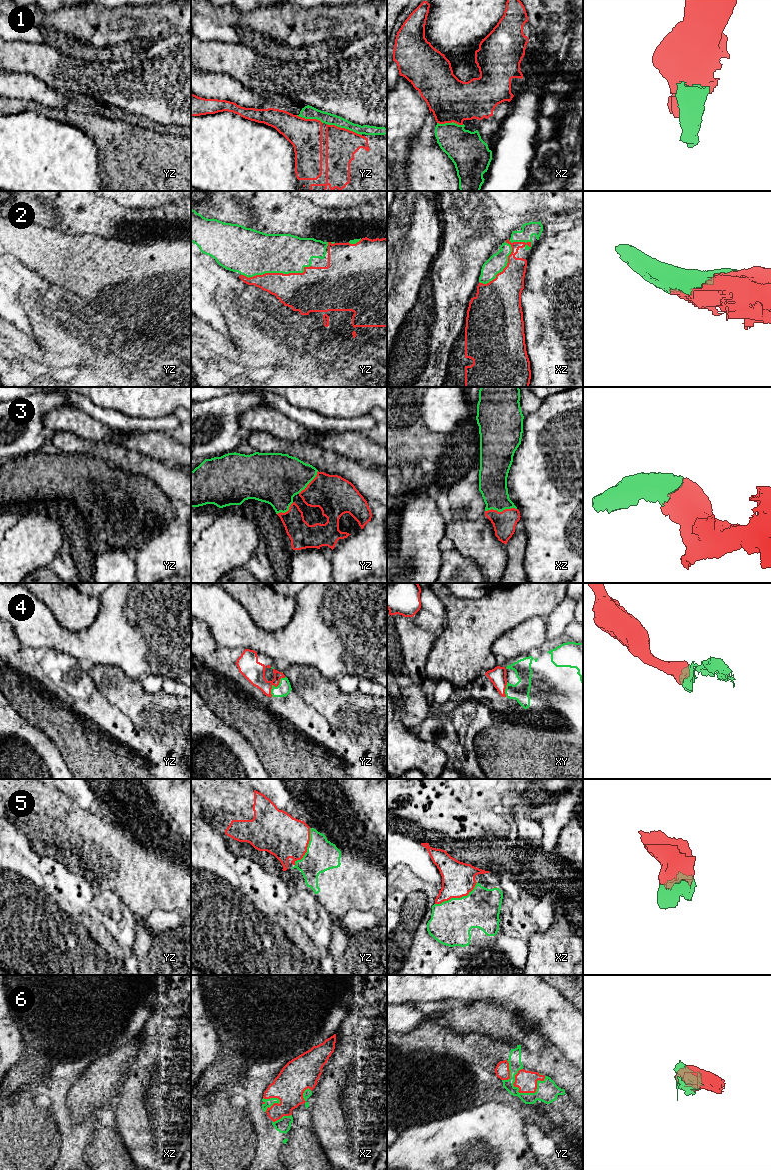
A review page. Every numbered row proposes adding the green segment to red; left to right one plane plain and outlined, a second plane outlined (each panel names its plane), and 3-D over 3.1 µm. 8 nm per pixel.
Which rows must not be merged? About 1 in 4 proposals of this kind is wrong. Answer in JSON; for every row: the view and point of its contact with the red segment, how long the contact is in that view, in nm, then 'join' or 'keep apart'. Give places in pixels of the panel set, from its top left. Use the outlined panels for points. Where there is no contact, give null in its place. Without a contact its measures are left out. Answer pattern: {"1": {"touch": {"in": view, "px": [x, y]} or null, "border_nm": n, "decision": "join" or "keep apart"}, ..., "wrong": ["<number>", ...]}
{"1": {"touch": {"in": "yz", "px": [344, 128]}, "border_nm": 300, "decision": "keep apart"}, "2": {"touch": {"in": "xz", "px": [508, 259]}, "border_nm": 550, "decision": "join"}, "3": {"touch": {"in": "xz", "px": [500, 512]}, "border_nm": 260, "decision": "join"}, "4": {"touch": {"in": "yz", "px": [275, 686]}, "border_nm": 200, "decision": "join"}, "5": {"touch": {"in": "xz", "px": [457, 897]}, "border_nm": 380, "decision": "join"}, "6": {"touch": {"in": "yz", "px": [531, 1092]}, "border_nm": 280, "decision": "join"}, "wrong": ["1"]}

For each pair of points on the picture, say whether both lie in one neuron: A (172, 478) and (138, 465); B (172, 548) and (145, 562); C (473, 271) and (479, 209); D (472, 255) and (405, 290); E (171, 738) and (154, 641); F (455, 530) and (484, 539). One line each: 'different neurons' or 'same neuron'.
A: same neuron
B: same neuron
C: same neuron
D: different neurons
E: different neurons
F: same neuron

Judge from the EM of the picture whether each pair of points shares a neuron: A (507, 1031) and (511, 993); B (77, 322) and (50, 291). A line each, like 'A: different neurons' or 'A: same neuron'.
A: different neurons
B: same neuron

